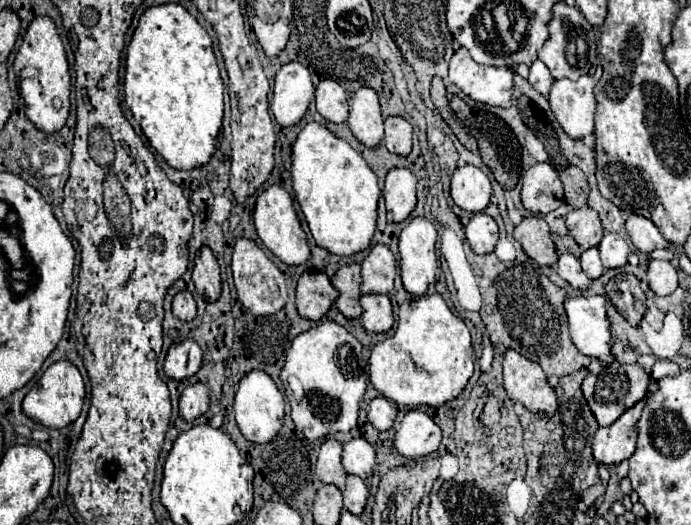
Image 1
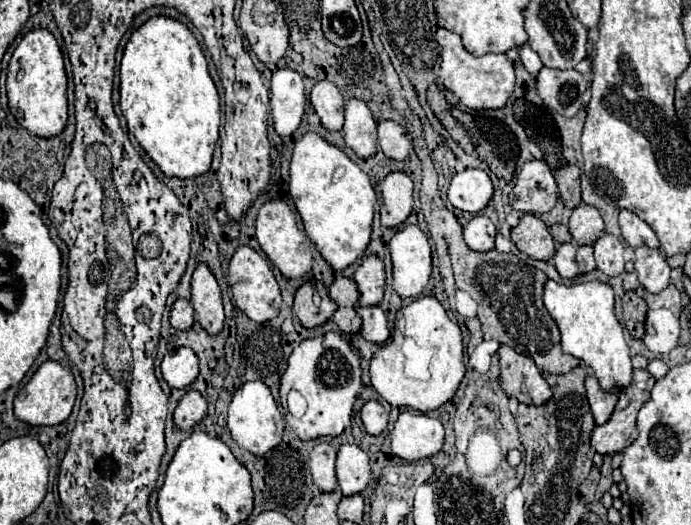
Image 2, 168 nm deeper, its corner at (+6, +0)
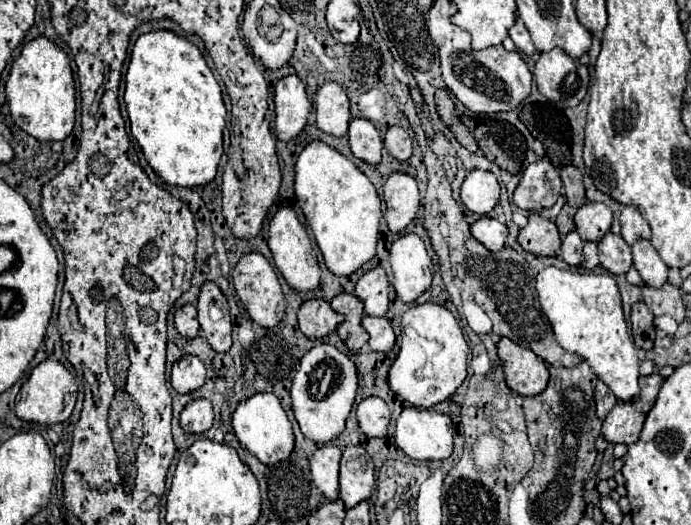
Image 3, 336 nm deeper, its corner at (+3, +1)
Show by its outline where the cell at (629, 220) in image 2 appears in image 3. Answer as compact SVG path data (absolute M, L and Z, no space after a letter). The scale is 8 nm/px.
M625 207L621 211L619 221L621 221L621 235L629 245L633 245L637 239L651 239L651 227L635 207Z

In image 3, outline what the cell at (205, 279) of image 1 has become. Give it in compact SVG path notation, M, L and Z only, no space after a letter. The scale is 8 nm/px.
M213 281L203 283L197 301L197 311L199 325L205 331L209 345L217 353L227 353L231 347L231 317L227 299Z

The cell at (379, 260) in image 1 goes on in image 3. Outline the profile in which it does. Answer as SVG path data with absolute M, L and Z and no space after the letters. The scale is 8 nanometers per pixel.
M373 267L367 273L363 273L355 285L355 295L363 301L367 315L383 317L387 313L387 293L389 293L389 281L383 267Z

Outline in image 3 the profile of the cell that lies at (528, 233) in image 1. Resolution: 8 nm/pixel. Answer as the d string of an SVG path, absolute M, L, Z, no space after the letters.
M531 213L527 227L519 231L519 245L537 257L555 257L559 253L561 239L553 221Z

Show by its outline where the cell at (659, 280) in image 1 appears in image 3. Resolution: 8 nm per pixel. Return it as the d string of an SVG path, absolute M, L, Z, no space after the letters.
M639 239L631 249L633 249L633 265L639 271L643 283L649 287L663 287L663 283L667 281L669 267L659 257L651 241Z

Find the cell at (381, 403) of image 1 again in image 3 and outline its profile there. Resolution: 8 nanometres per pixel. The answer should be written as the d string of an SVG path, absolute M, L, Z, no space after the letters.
M367 397L357 407L357 421L367 437L385 437L389 431L391 409L379 397Z

